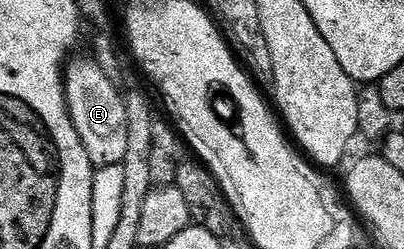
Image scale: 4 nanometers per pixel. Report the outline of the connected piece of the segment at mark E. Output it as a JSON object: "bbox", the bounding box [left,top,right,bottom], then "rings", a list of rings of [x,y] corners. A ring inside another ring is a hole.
{"bbox":[65,57,127,169],"rings":[[[81,57],[65,66],[65,98],[75,131],[97,169],[121,164],[127,155],[127,107],[114,78],[99,67],[96,60]]]}

